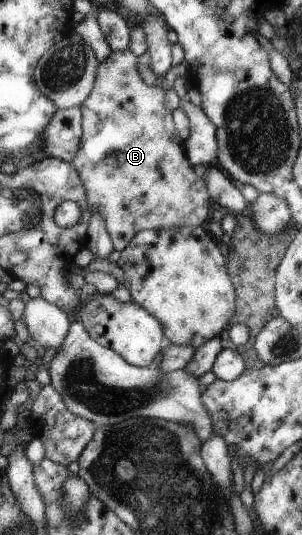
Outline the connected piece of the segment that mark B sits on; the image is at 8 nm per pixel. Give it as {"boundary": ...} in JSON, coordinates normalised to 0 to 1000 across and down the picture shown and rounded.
{"boundary":[[[424,90],[404,95],[368,95],[341,112],[321,118],[301,172],[288,178],[278,191],[262,196],[268,204],[272,252],[265,254],[252,290],[232,301],[278,348],[298,400],[318,396],[334,402],[368,447],[371,464],[394,471],[474,428],[556,428],[596,422],[669,422],[685,426],[685,417],[705,415],[702,407],[712,407],[712,393],[719,389],[719,381],[709,376],[712,368],[682,353],[682,342],[639,321],[639,308],[626,303],[616,290],[616,265],[593,258],[593,250],[579,243],[566,198],[553,198],[553,168],[536,168],[533,163],[510,159],[487,161],[457,138],[454,120],[454,107]]]}

